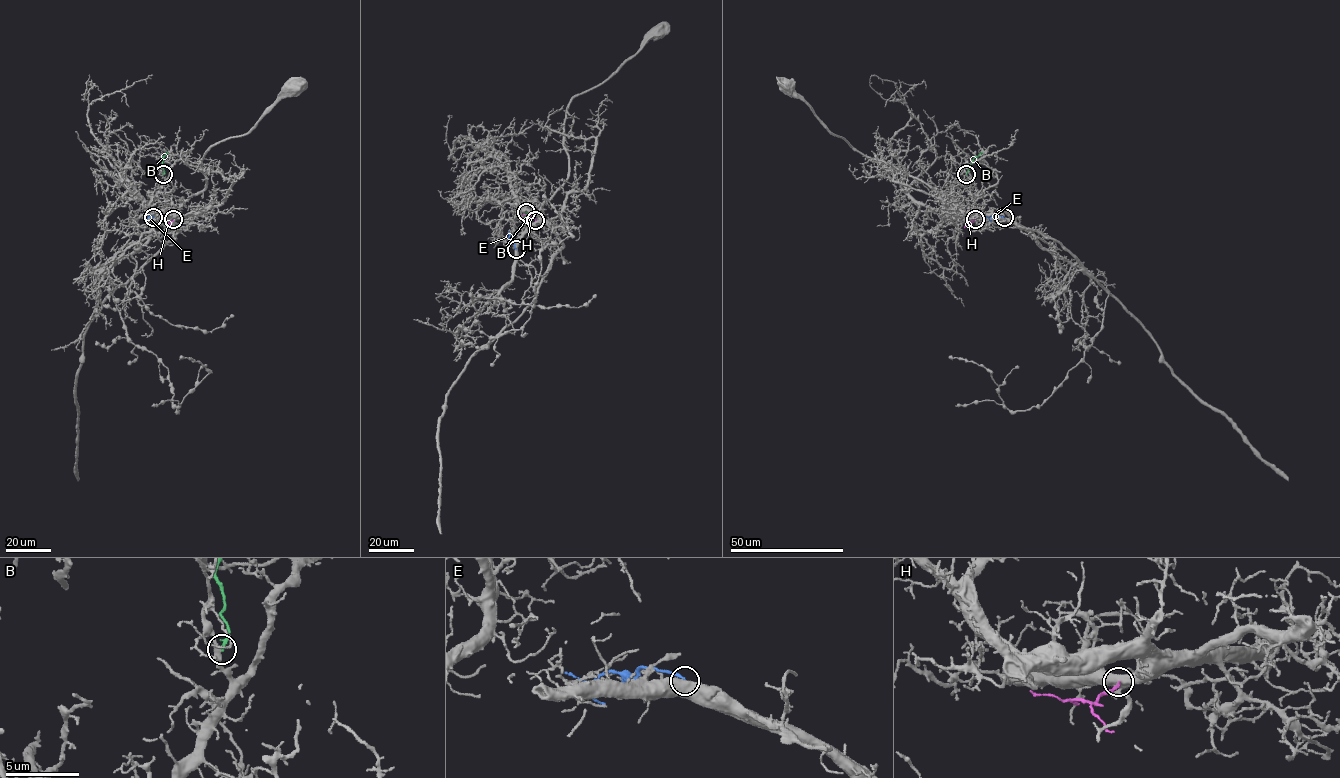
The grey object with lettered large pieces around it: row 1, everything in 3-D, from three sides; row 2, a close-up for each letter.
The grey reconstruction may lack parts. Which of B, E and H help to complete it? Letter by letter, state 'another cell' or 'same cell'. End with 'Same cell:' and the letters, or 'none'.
B: another cell
E: another cell
H: same cell
Same cell: H

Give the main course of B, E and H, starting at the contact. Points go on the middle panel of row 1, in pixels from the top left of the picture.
B: (526, 211), (529, 228)
E: (515, 249), (509, 237)
H: (535, 220), (531, 215), (522, 215)

